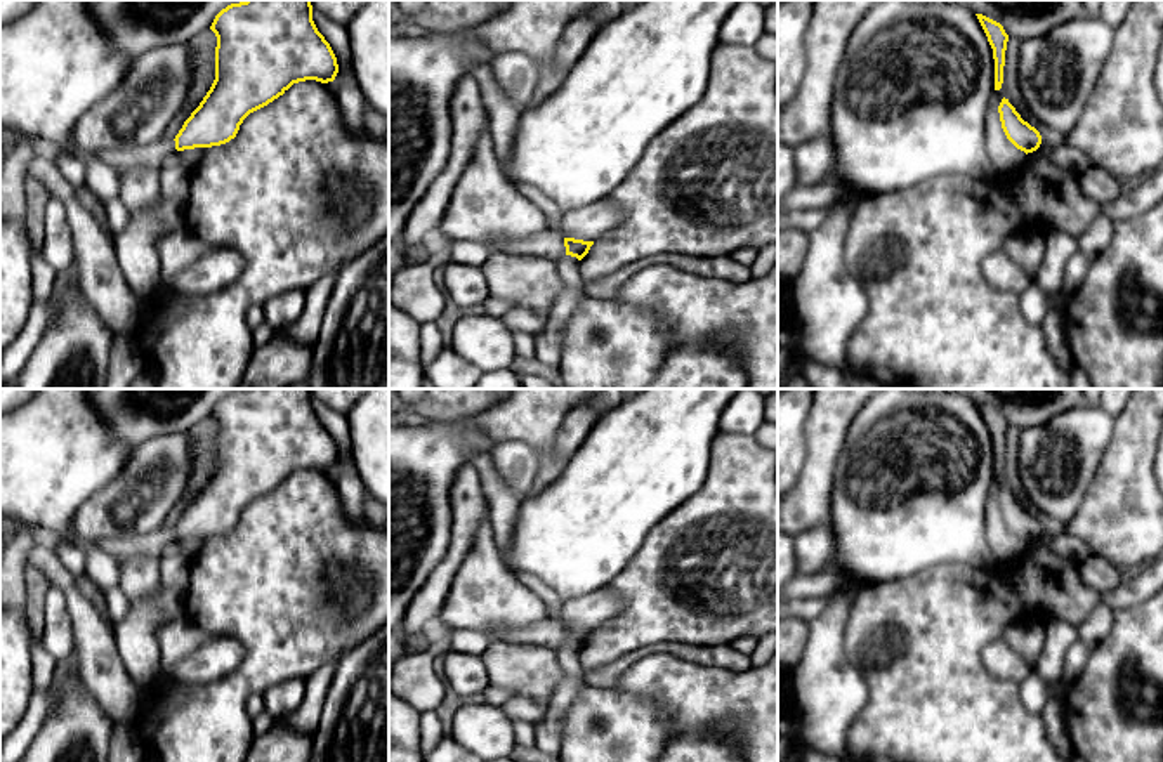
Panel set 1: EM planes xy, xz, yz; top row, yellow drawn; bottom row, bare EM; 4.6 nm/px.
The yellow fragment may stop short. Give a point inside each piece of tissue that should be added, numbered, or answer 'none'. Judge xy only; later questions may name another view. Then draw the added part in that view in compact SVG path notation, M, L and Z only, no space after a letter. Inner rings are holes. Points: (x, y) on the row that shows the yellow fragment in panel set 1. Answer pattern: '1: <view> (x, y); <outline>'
1: xy (157, 155); M163 135L146 146L104 149L101 156L116 174L127 174L141 168L161 170L165 165L172 163L175 153L175 141Z

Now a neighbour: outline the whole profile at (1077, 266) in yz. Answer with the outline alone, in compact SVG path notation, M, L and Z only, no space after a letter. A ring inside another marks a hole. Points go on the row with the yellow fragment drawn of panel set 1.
M1083 252L1074 253L1064 267L1064 292L1073 293L1083 281L1090 266L1090 257Z

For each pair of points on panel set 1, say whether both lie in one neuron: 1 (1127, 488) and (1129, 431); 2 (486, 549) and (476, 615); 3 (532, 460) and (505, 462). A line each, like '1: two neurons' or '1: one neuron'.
1: one neuron
2: one neuron
3: one neuron

